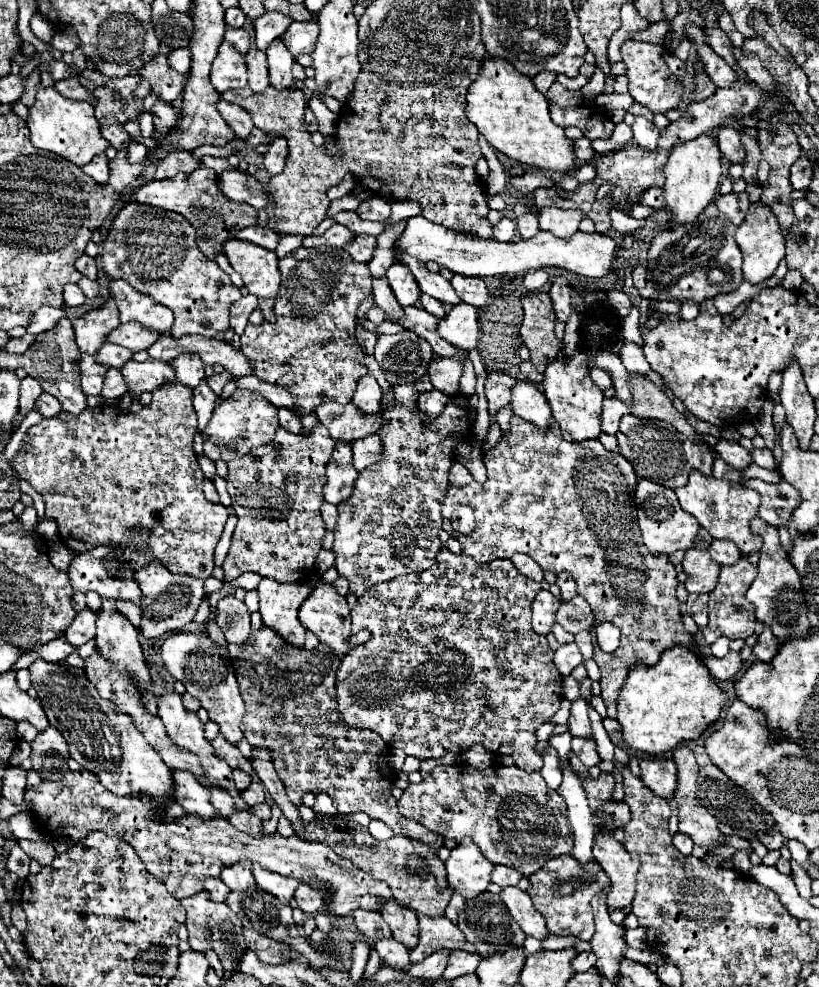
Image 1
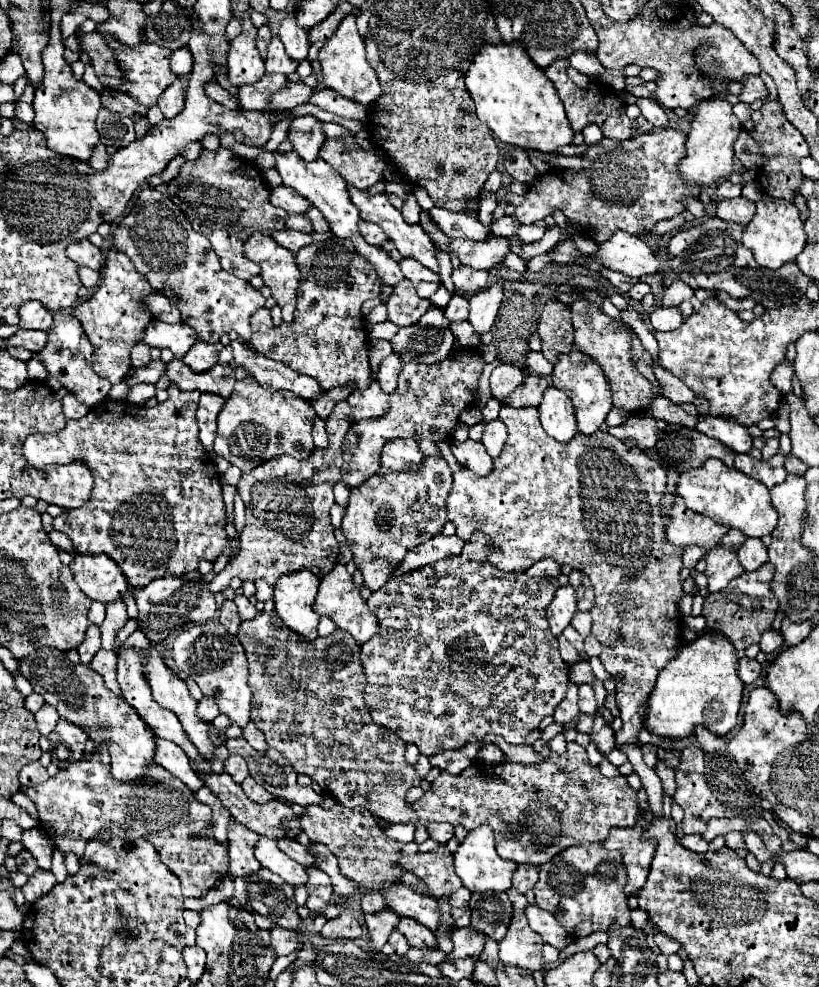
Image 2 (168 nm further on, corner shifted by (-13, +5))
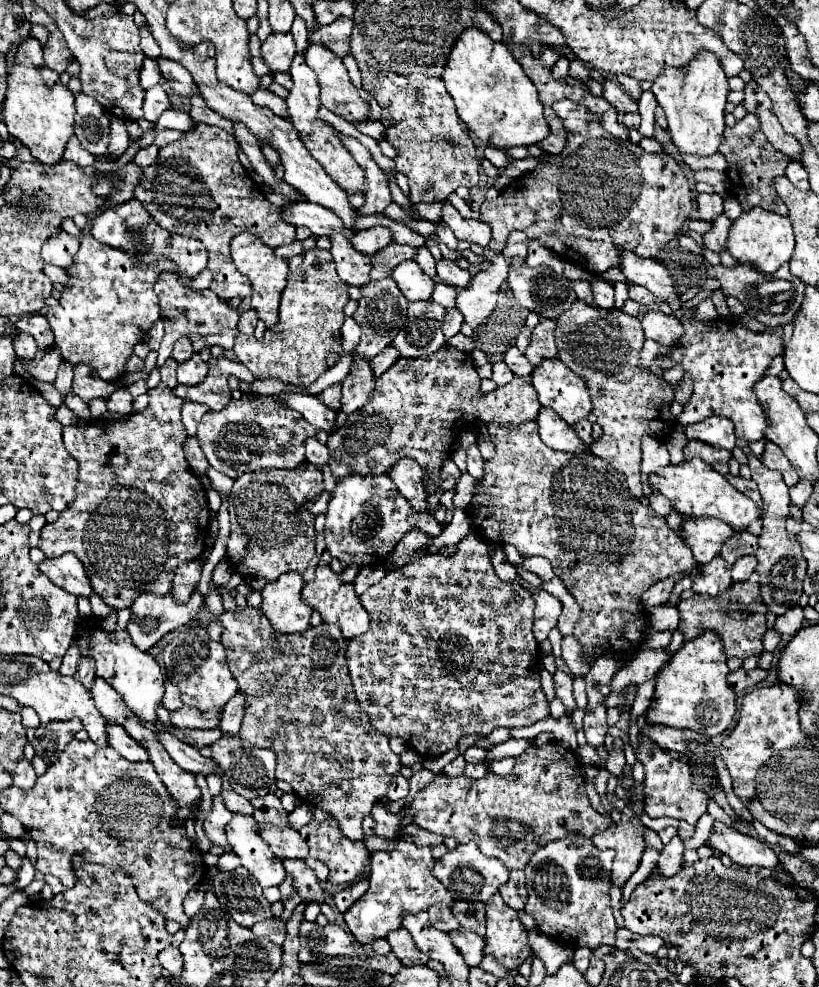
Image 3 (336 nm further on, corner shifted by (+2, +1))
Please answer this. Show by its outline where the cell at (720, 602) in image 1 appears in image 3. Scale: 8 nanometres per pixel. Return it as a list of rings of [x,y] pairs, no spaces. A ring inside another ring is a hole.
[[[756,572],[750,576],[750,580],[746,580],[742,584],[740,582],[732,584],[732,588],[728,588],[724,594],[720,594],[716,598],[712,598],[712,596],[704,598],[704,594],[696,594],[688,600],[680,600],[678,612],[680,612],[678,630],[684,634],[686,642],[704,634],[706,630],[714,630],[722,638],[724,650],[730,658],[736,656],[736,658],[746,660],[748,656],[760,656],[764,652],[762,636],[768,630],[766,628],[768,608],[762,602],[760,578]]]

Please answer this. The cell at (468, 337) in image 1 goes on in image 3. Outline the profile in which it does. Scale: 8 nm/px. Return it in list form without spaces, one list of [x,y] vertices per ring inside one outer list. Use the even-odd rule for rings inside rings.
[[[498,254],[482,272],[478,272],[470,280],[470,284],[464,290],[460,290],[456,298],[456,308],[464,314],[464,322],[468,326],[476,328],[490,316],[498,302],[498,292],[500,286],[506,282],[506,276],[506,260],[502,254]]]

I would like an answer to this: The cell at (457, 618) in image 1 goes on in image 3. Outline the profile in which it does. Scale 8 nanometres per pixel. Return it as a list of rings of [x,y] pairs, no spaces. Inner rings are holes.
[[[470,533],[460,541],[458,552],[454,556],[440,556],[440,554],[428,554],[412,564],[406,564],[394,572],[388,572],[378,584],[370,586],[362,596],[360,596],[362,606],[366,612],[372,616],[370,630],[358,638],[352,638],[348,642],[346,650],[346,660],[350,668],[350,676],[354,682],[356,690],[356,700],[360,708],[370,716],[370,722],[376,730],[382,734],[400,736],[406,740],[410,748],[414,748],[422,756],[442,756],[448,750],[456,748],[458,740],[468,734],[488,734],[494,728],[520,728],[520,726],[532,726],[538,720],[544,720],[550,714],[548,700],[542,692],[540,686],[540,652],[538,652],[538,642],[532,634],[532,594],[522,588],[518,582],[502,582],[496,578],[492,570],[492,560],[488,554],[488,546],[476,534]]]

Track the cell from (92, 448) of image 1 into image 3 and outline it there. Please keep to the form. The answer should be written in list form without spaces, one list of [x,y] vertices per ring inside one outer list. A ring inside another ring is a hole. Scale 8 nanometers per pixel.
[[[160,382],[156,388],[150,388],[148,390],[148,396],[150,396],[150,404],[142,410],[142,412],[134,412],[130,416],[124,416],[122,420],[116,420],[114,424],[110,420],[98,420],[98,422],[92,422],[90,426],[86,426],[84,430],[80,430],[78,426],[68,426],[64,428],[64,446],[66,450],[70,452],[70,456],[78,462],[78,486],[76,486],[76,498],[74,502],[70,504],[68,510],[60,512],[58,520],[52,522],[52,524],[46,524],[42,528],[42,536],[40,536],[40,544],[38,548],[46,554],[46,558],[56,558],[56,556],[62,556],[66,552],[72,552],[78,556],[78,560],[84,564],[86,568],[86,574],[88,574],[88,580],[90,580],[90,586],[92,590],[114,610],[122,610],[122,608],[130,608],[132,602],[140,596],[140,594],[146,594],[146,592],[152,592],[156,596],[164,596],[170,586],[172,586],[172,580],[174,580],[174,570],[178,568],[178,564],[182,562],[190,562],[190,560],[198,560],[204,550],[206,550],[206,538],[208,538],[208,520],[210,520],[210,508],[208,508],[208,500],[206,500],[206,492],[204,492],[204,486],[200,482],[200,478],[190,470],[186,458],[184,458],[184,452],[182,452],[182,446],[184,446],[184,440],[186,440],[186,430],[184,430],[184,424],[180,420],[180,408],[182,408],[182,400],[176,398],[172,394],[172,390]]]

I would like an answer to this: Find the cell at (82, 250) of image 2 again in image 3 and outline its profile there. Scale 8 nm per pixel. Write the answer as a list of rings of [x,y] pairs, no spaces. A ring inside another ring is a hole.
[[[58,232],[42,246],[42,258],[46,264],[54,264],[60,268],[68,268],[74,262],[74,254],[80,246],[78,236],[70,236],[66,232]]]

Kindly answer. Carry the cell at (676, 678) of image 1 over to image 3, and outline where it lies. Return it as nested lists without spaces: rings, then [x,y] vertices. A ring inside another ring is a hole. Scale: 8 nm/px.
[[[704,632],[702,636],[686,642],[658,674],[656,692],[646,712],[646,722],[672,728],[690,728],[704,736],[722,734],[736,714],[736,694],[726,682],[730,672],[726,660],[728,656],[724,654],[722,640],[716,632]]]

